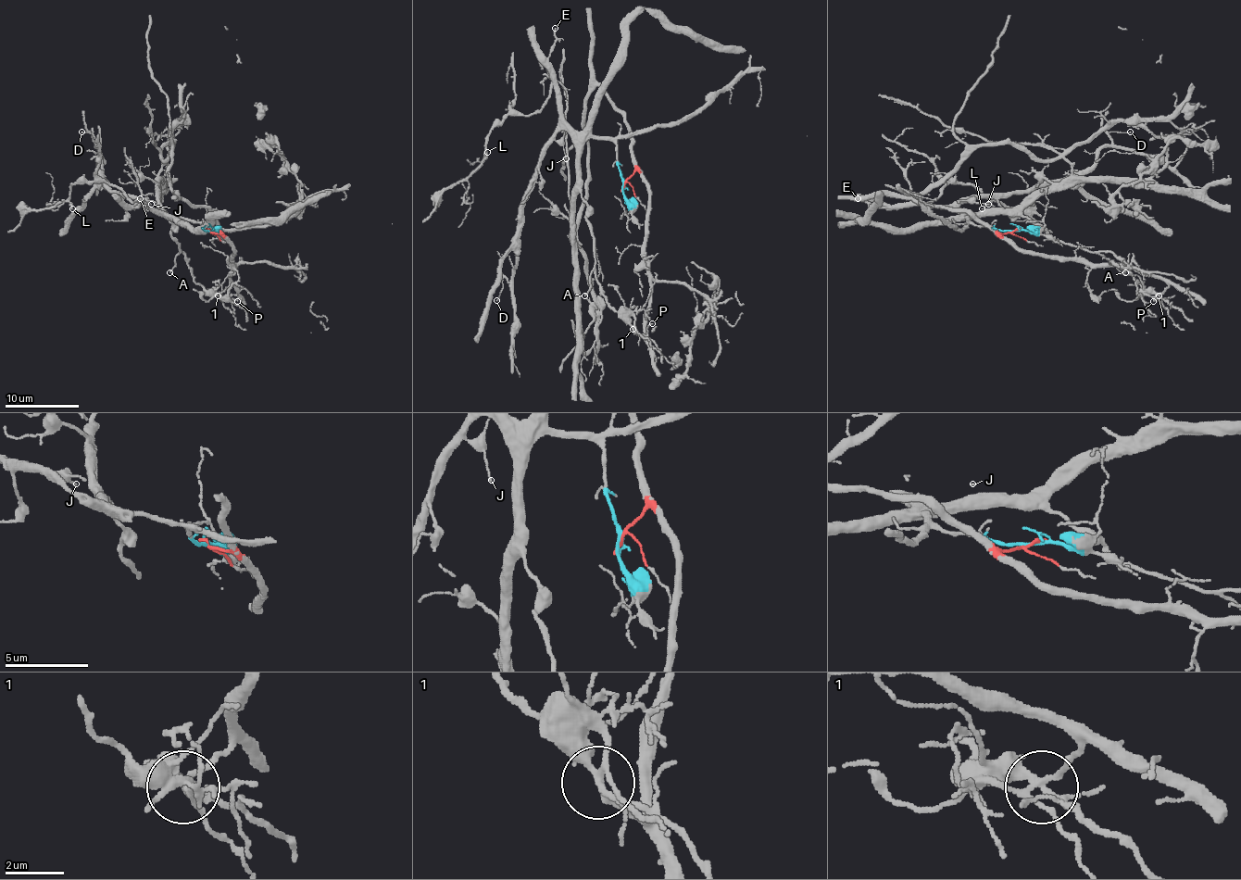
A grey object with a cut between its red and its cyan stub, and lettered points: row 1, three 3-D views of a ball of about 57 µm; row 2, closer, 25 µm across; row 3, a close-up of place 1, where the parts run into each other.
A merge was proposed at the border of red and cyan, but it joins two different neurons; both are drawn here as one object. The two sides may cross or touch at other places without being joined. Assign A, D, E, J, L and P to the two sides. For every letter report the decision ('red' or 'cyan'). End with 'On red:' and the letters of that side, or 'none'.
A: cyan
D: cyan
E: cyan
J: cyan
L: cyan
P: cyan
On red: none

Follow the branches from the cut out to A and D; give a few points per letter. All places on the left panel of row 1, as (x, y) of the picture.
A: (207, 230), (196, 220), (165, 213), (180, 252), (170, 272)
D: (207, 230), (196, 220), (160, 217), (131, 196), (114, 193), (105, 182), (101, 151), (90, 132), (81, 131)

